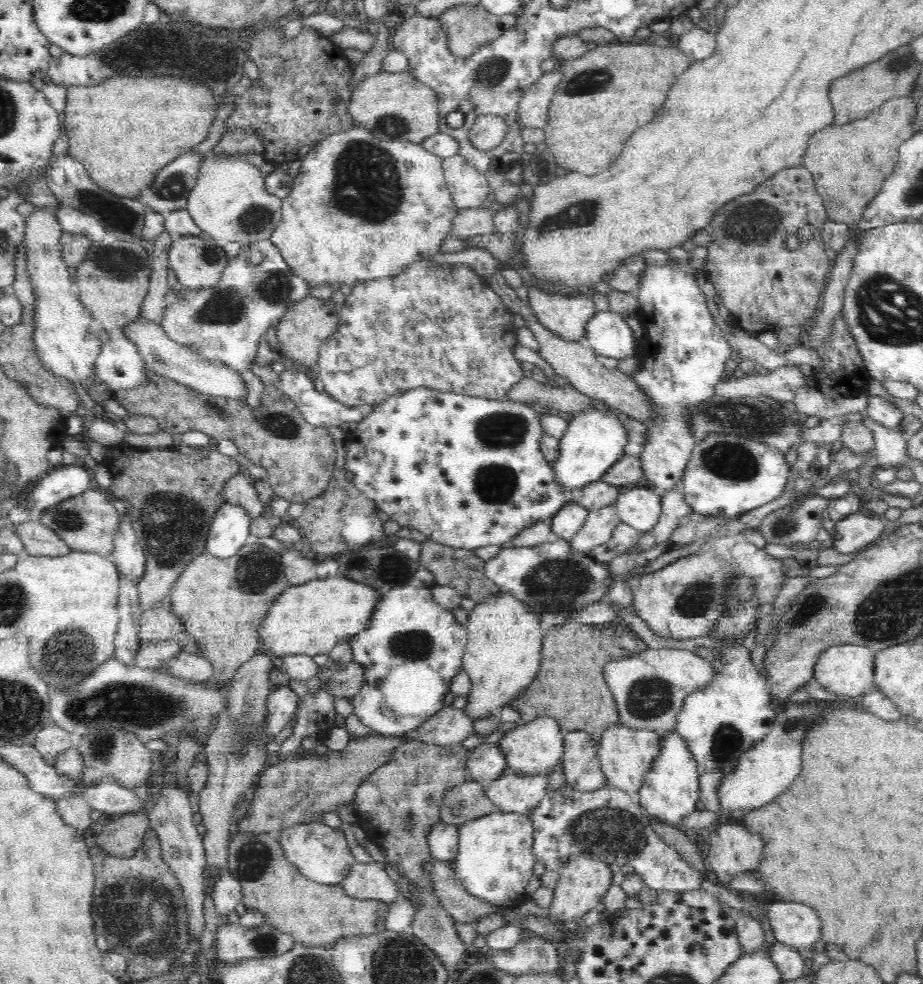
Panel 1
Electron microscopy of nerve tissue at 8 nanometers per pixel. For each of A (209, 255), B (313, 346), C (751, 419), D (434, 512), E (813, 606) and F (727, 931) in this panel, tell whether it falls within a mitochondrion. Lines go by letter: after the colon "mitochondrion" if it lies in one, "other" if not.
A: mitochondrion
B: other
C: mitochondrion
D: other
E: mitochondrion
F: other

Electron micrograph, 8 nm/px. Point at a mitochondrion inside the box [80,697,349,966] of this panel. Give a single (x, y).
(141, 914)

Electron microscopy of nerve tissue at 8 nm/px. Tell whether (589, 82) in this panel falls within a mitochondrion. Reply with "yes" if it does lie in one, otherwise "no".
yes

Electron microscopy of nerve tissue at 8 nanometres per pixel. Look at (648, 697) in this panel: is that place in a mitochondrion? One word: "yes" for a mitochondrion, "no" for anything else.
yes

